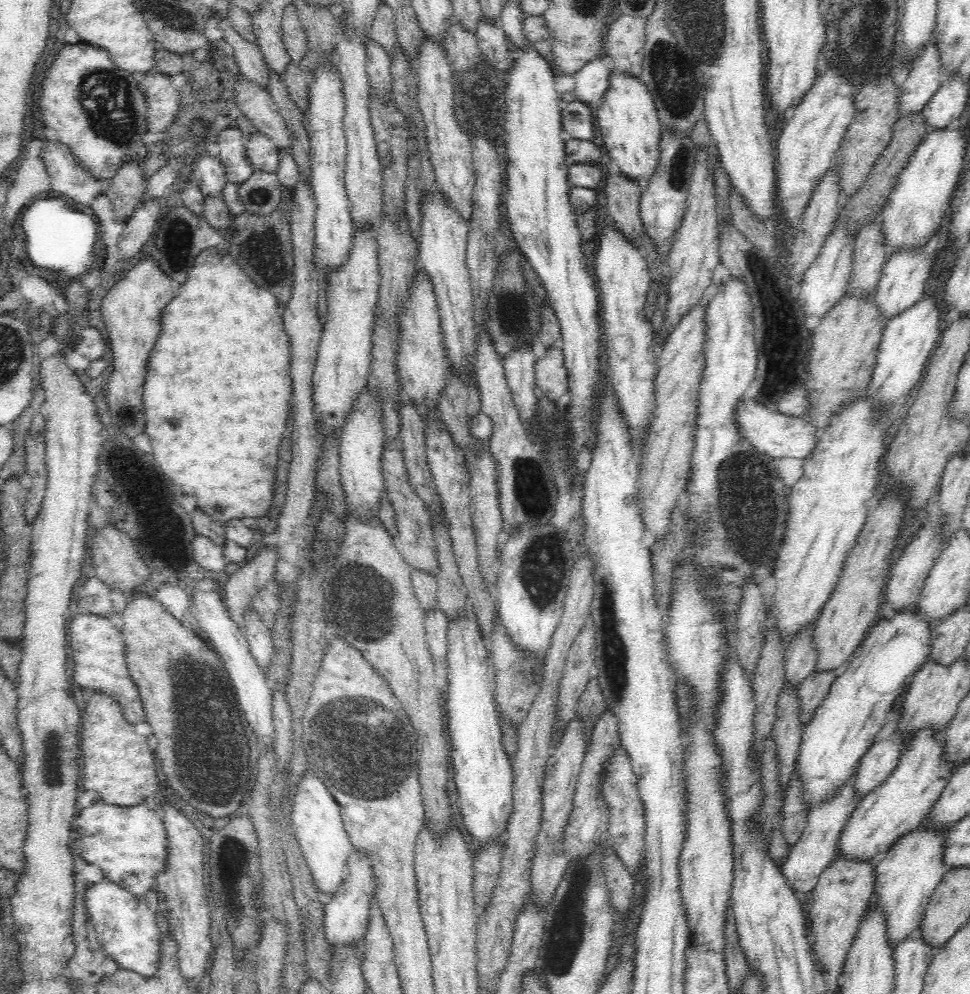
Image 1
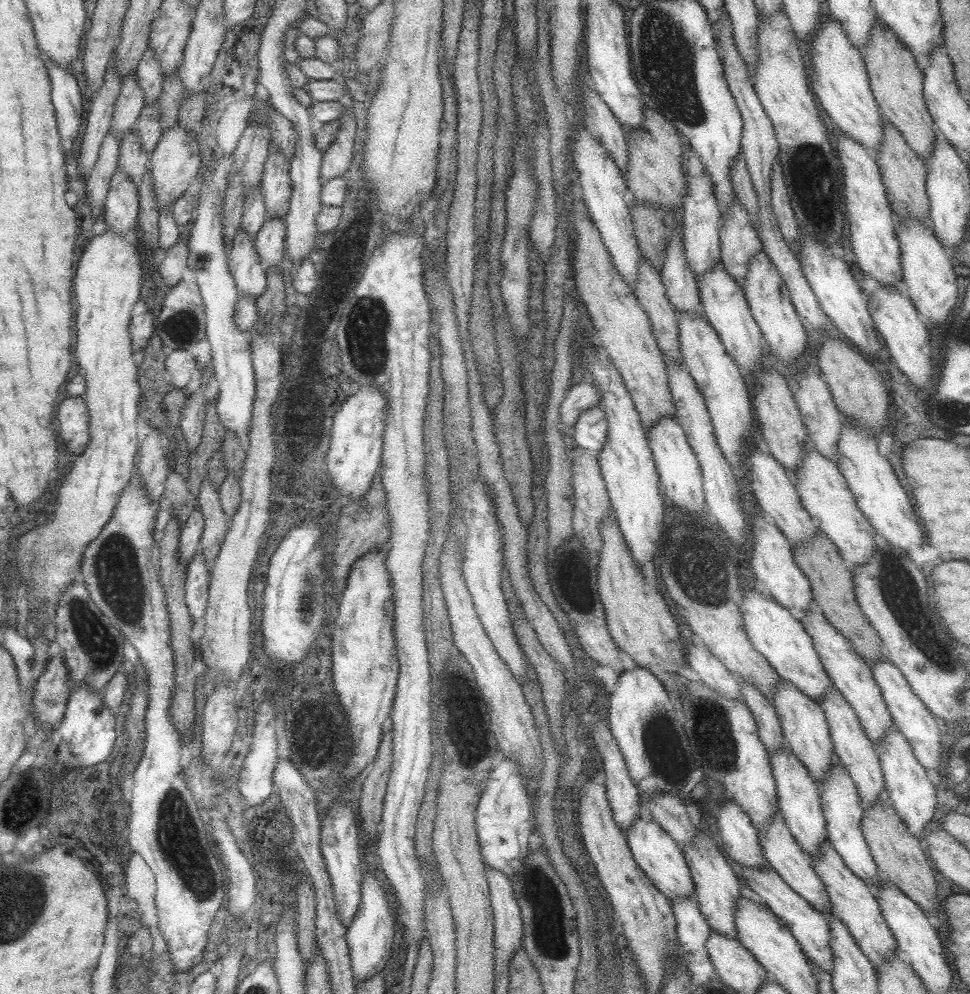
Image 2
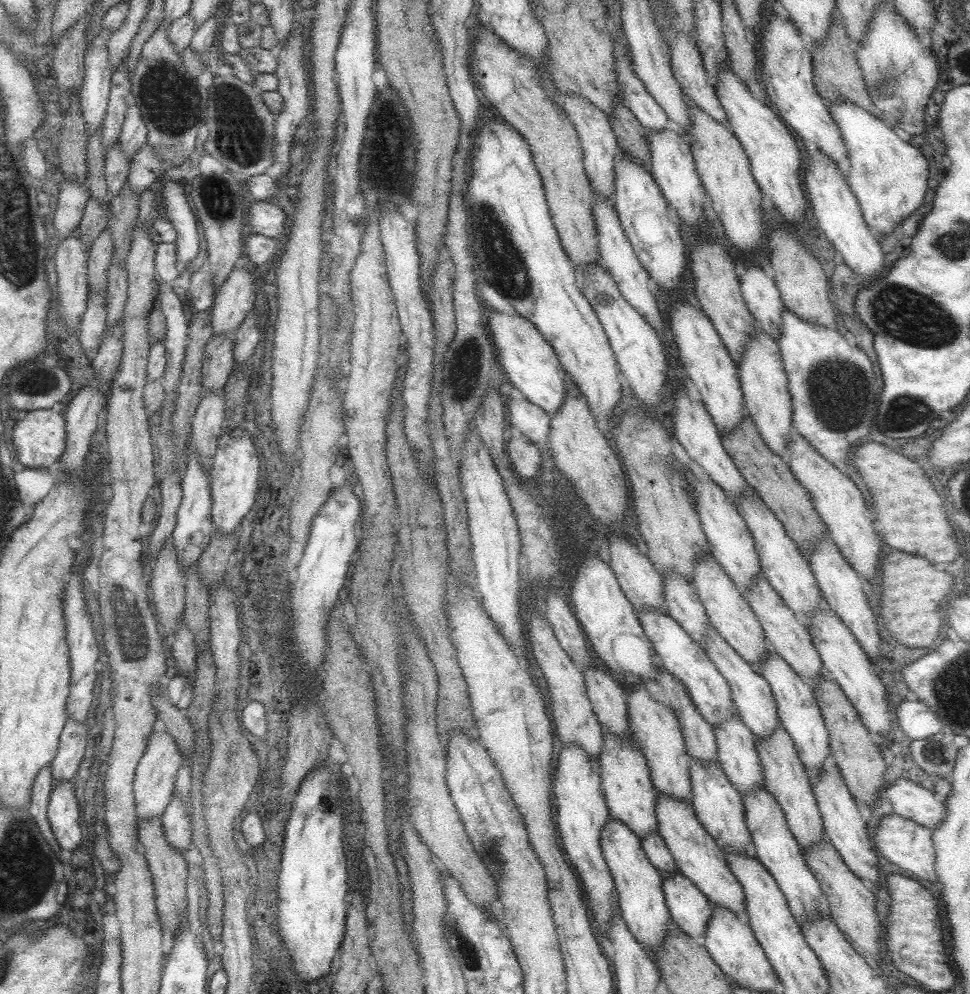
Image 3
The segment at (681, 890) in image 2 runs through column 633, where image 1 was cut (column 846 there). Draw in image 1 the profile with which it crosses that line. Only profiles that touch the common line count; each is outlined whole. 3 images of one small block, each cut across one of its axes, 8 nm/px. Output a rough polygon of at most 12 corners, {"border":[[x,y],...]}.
{"border":[[918,730],[861,798],[837,856],[875,865],[922,825],[952,776]]}

